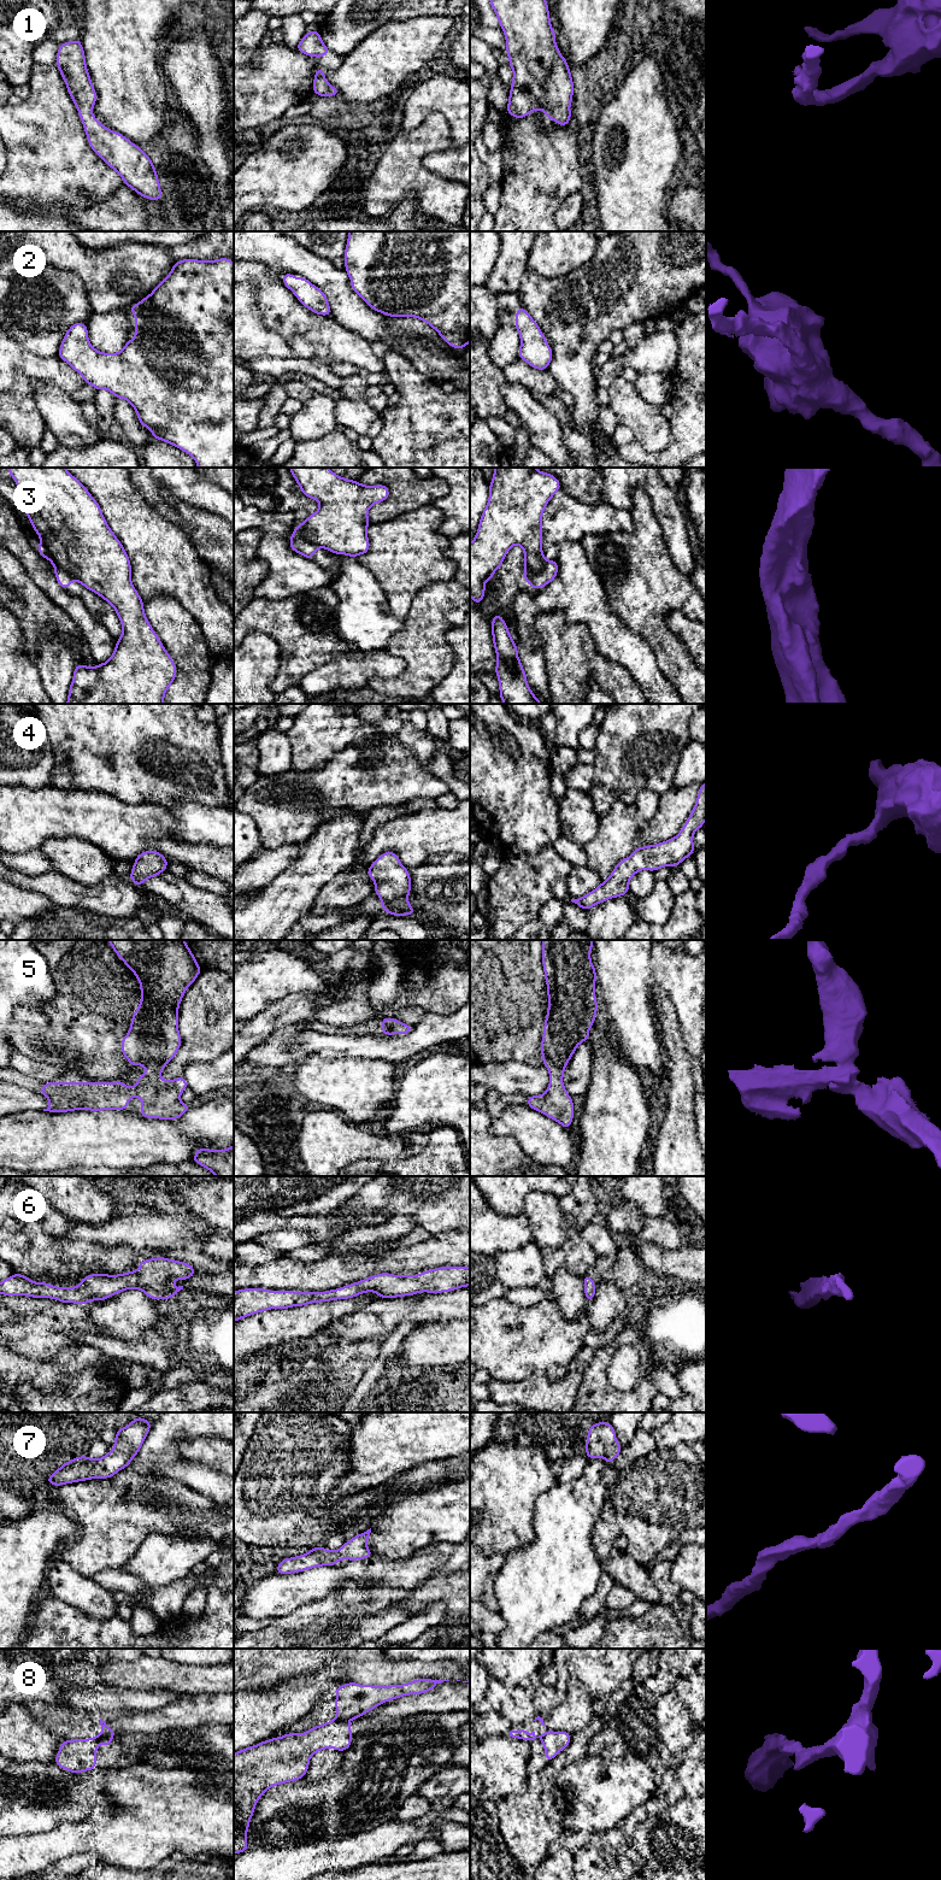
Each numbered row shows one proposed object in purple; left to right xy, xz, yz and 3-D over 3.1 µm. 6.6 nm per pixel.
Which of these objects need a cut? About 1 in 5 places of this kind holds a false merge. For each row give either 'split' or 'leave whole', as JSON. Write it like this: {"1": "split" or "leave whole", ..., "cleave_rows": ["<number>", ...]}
{"1": "leave whole", "2": "leave whole", "3": "split", "4": "leave whole", "5": "leave whole", "6": "leave whole", "7": "leave whole", "8": "split", "cleave_rows": ["3", "8"]}

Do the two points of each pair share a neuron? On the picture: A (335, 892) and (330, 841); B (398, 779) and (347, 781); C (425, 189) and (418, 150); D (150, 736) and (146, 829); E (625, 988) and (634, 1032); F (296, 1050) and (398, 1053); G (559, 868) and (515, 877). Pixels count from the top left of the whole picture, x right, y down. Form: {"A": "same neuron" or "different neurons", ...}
{"A": "different neurons", "B": "same neuron", "C": "same neuron", "D": "different neurons", "E": "same neuron", "F": "same neuron", "G": "same neuron"}

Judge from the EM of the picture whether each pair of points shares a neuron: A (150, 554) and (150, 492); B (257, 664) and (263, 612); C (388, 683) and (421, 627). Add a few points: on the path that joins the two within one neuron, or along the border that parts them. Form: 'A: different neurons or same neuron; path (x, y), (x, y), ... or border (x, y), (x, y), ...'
A: different neurons; border (133, 481), (143, 497), (171, 522)
B: different neurons; border (246, 634), (260, 632), (269, 635), (280, 653)
C: same neuron; path (405, 679), (421, 663), (421, 644)

